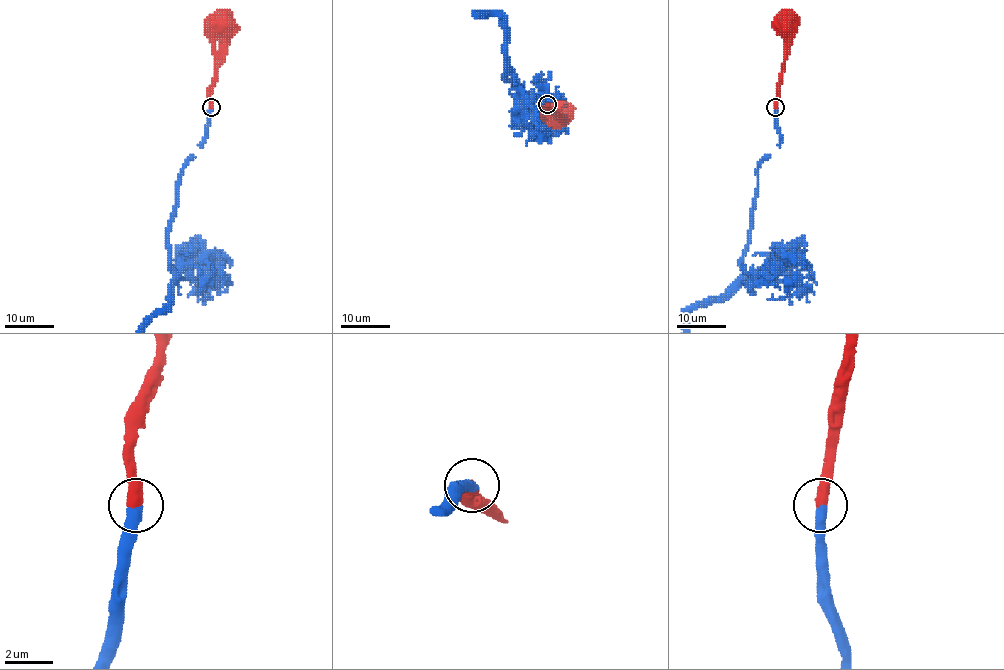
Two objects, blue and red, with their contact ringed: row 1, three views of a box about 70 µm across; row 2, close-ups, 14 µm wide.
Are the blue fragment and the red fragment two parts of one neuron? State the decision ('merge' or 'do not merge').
merge

